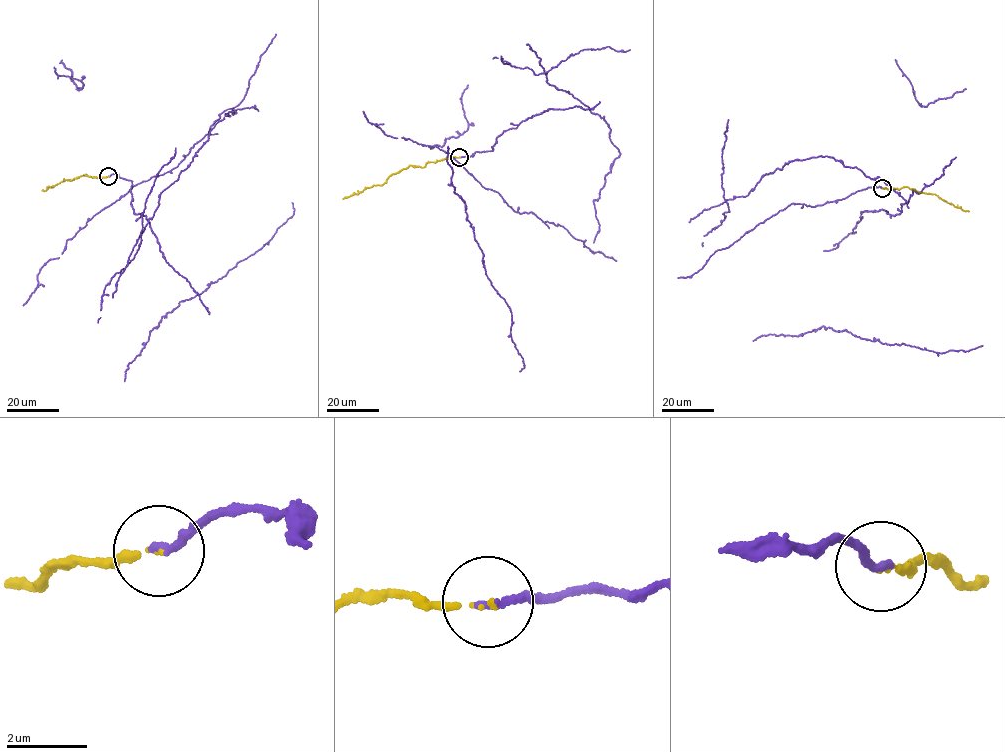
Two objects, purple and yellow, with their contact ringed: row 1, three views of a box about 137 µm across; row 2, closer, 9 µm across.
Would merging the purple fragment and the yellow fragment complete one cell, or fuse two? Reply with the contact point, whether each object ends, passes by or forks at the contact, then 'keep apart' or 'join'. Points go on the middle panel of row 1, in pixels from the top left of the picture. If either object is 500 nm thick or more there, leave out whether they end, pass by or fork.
at (459, 157); purple ends there; yellow ends there; join

